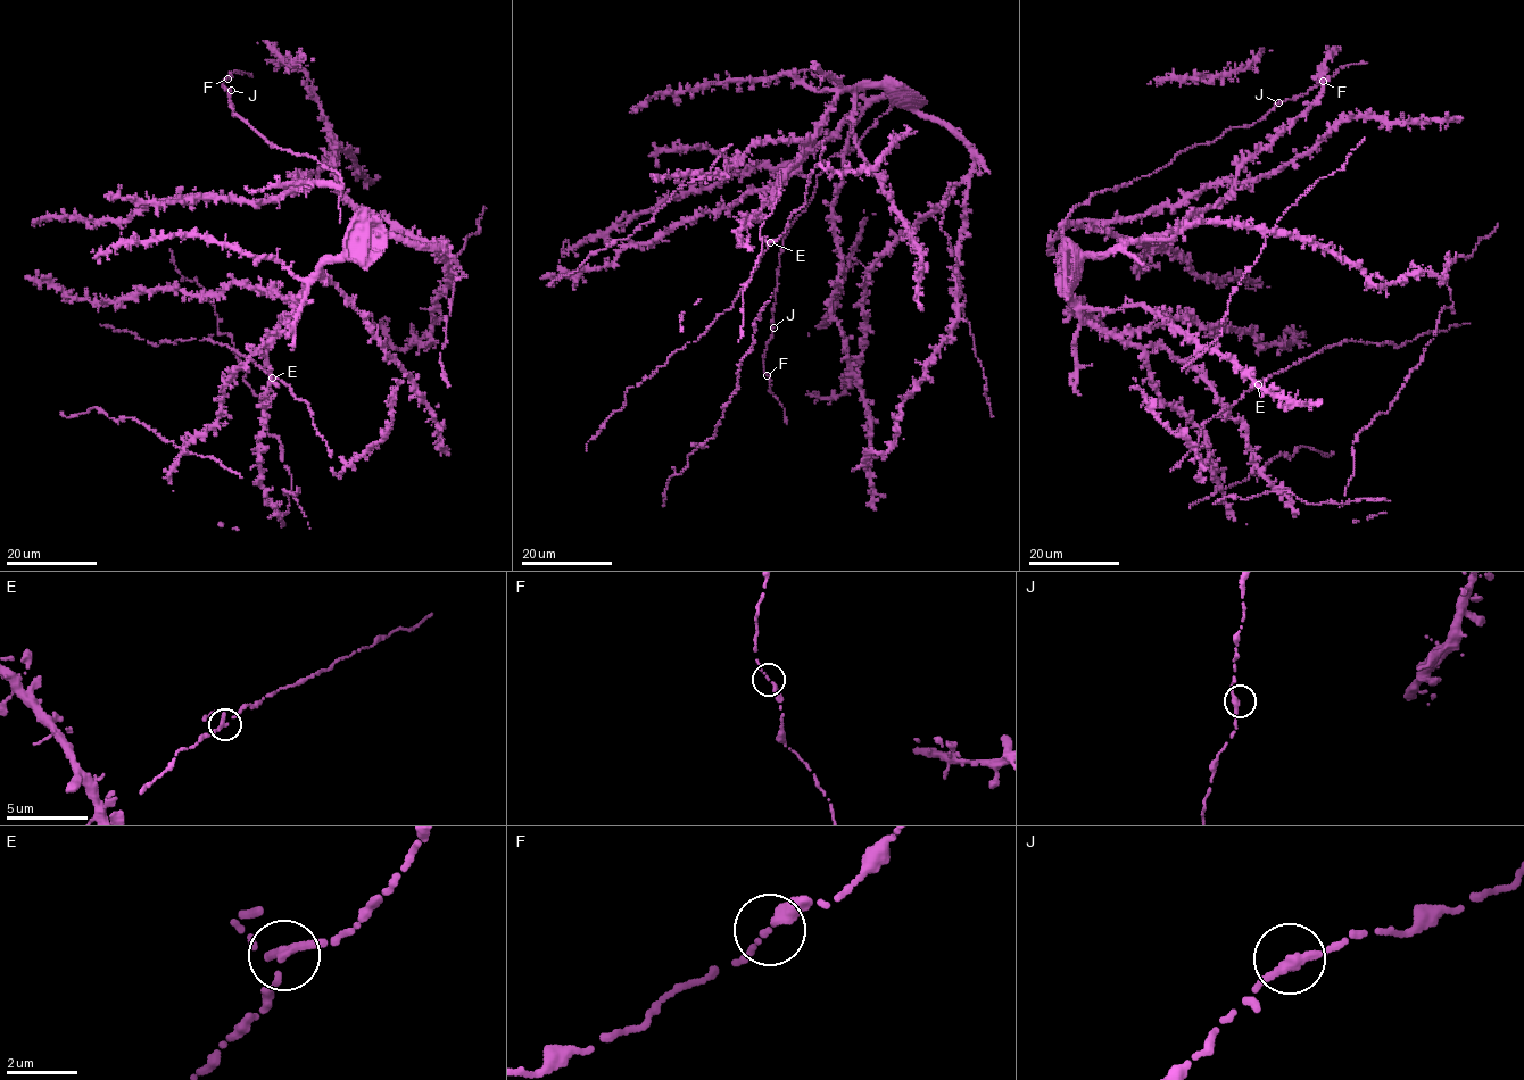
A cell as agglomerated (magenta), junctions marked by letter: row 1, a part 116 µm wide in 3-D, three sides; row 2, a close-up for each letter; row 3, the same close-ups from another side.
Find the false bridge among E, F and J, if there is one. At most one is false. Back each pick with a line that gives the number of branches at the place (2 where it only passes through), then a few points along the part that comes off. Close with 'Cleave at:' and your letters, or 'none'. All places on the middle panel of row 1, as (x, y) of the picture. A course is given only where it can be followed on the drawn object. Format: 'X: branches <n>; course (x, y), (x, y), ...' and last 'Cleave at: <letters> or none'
Cleave at: none

